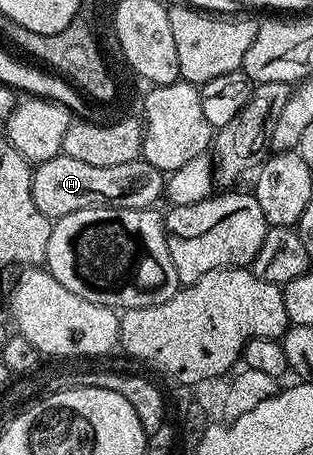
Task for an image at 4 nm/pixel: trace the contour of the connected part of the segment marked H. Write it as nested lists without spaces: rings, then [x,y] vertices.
[[[65,154],[43,160],[32,172],[32,198],[51,221],[85,208],[148,208],[164,196],[164,173],[147,160],[120,162],[120,166],[92,166]]]

